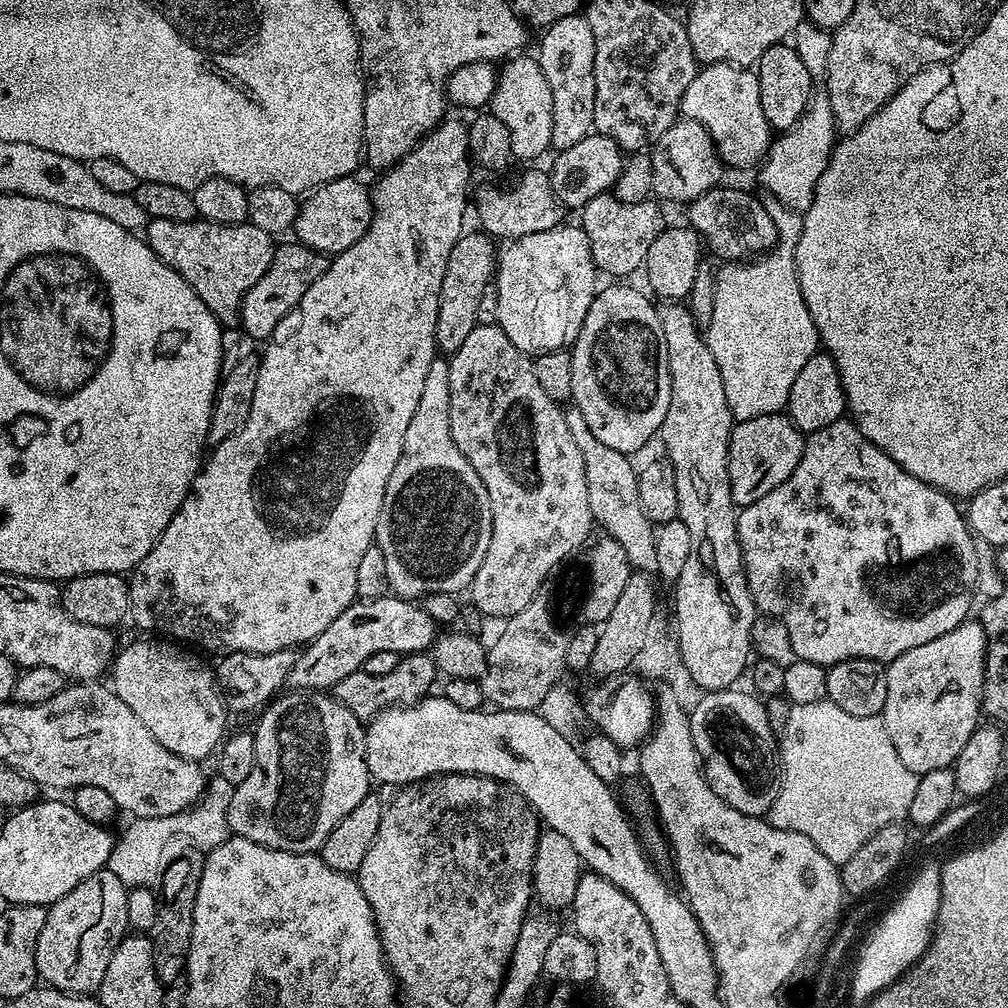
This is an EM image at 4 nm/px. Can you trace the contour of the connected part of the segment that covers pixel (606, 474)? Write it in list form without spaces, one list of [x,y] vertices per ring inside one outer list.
[[[575,406],[564,408],[566,426],[570,426],[570,435],[578,450],[582,450],[582,462],[586,470],[586,494],[590,494],[590,510],[593,521],[605,528],[607,535],[616,540],[626,550],[626,558],[633,569],[651,573],[656,567],[654,554],[654,526],[642,514],[642,506],[638,506],[637,465],[631,464],[629,457],[618,450],[610,450],[594,434],[590,434],[590,426],[586,426],[586,418],[582,418],[582,410]]]

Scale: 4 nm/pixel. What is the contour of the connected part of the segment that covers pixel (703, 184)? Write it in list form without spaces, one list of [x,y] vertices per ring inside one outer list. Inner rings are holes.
[[[677,119],[676,123],[670,126],[670,130],[666,130],[662,138],[658,138],[650,155],[654,162],[652,190],[657,197],[661,196],[661,201],[677,200],[684,206],[721,183],[722,161],[716,152],[716,144],[710,138],[706,126],[693,120]]]

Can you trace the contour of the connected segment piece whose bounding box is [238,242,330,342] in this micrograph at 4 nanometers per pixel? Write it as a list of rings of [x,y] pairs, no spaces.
[[[299,242],[291,243],[277,243],[273,247],[272,261],[266,274],[262,274],[262,278],[258,278],[258,282],[254,282],[250,290],[246,290],[240,307],[239,327],[244,327],[245,334],[253,336],[259,342],[267,341],[271,337],[278,322],[282,322],[282,318],[286,318],[286,314],[290,314],[290,310],[294,310],[294,306],[302,302],[302,294],[306,294],[306,290],[310,290],[310,286],[314,286],[314,282],[318,282],[322,274],[326,274],[330,263],[325,253],[316,252]]]

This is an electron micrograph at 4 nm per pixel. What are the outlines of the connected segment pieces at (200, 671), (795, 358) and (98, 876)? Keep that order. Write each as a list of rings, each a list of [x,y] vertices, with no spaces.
[[[164,638],[156,639],[160,640],[136,640],[117,651],[110,669],[110,687],[166,750],[187,760],[204,762],[226,736],[226,701],[215,671],[207,668],[195,651]]]
[[[769,199],[766,207],[770,218],[774,218],[776,244],[763,256],[719,265],[715,273],[713,320],[706,329],[708,349],[714,354],[714,362],[718,362],[718,374],[722,374],[728,405],[737,421],[787,409],[794,378],[798,378],[802,366],[806,366],[821,347],[820,332],[814,326],[814,318],[810,318],[810,310],[806,310],[796,269],[796,247],[802,234],[801,213],[792,211],[779,200]]]
[[[108,867],[90,874],[70,894],[58,898],[48,908],[46,926],[38,934],[36,974],[47,987],[73,994],[96,994],[106,978],[110,954],[129,931],[126,918],[128,888]]]

